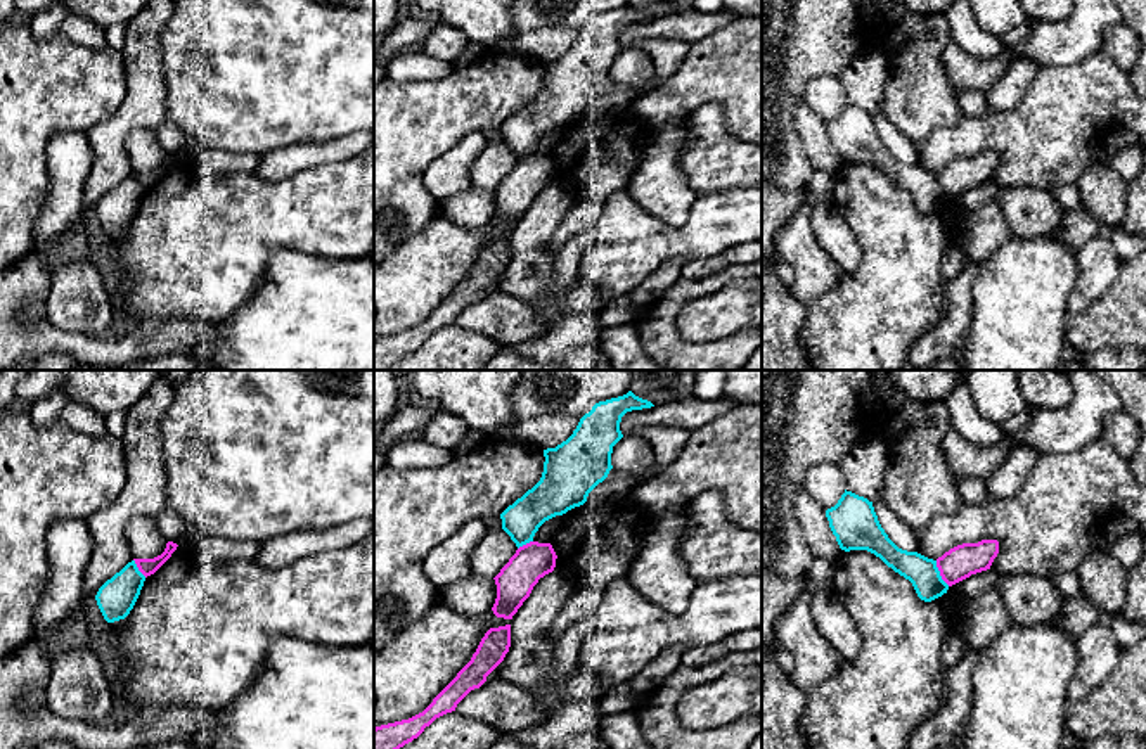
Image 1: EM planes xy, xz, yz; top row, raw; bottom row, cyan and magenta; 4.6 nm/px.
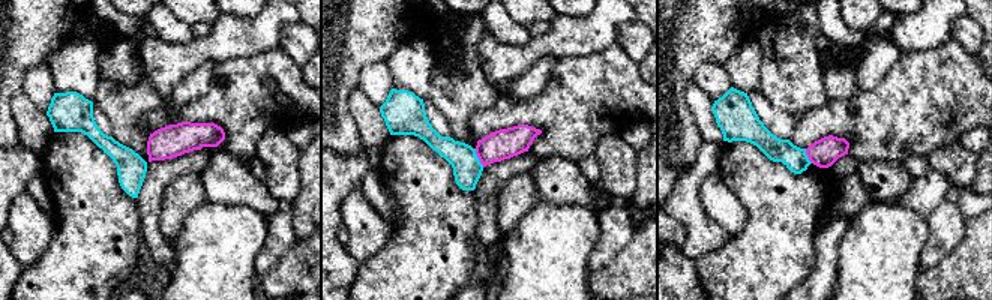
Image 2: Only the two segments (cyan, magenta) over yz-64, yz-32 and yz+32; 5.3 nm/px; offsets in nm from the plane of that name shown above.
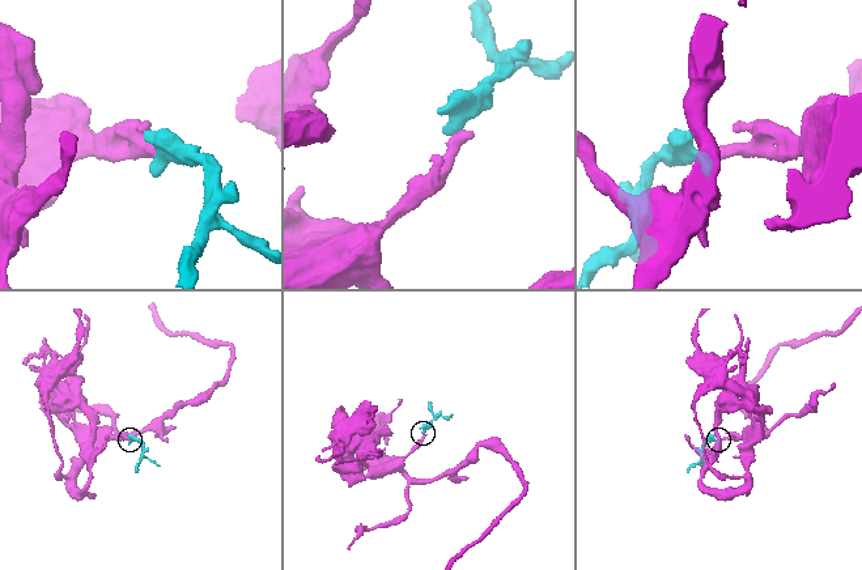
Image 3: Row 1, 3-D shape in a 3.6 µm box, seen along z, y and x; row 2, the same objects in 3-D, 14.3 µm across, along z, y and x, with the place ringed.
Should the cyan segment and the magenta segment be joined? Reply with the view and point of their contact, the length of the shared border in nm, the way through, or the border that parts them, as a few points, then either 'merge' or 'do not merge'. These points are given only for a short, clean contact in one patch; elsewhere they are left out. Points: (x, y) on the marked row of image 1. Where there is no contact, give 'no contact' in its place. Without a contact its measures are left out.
yz (939, 573) | 140 nm | along yz (935, 561), (940, 576), (949, 585) | do not merge

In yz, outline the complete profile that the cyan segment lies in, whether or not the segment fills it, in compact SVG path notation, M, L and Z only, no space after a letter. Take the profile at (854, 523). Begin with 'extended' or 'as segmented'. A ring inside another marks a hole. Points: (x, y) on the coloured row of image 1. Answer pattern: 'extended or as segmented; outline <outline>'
as segmented; outline M852 491L841 495L838 503L826 510L829 528L841 550L867 550L888 567L909 579L924 602L947 593L937 560L917 552L898 548L881 528L872 502Z

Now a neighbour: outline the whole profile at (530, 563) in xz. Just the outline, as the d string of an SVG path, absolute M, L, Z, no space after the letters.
M530 541L519 547L493 578L497 585L493 614L512 619L538 579L554 571L556 559L557 555L550 543Z

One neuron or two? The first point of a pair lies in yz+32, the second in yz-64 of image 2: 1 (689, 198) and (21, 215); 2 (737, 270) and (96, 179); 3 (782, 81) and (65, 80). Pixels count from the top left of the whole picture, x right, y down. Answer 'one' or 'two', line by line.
1: one
2: one
3: two

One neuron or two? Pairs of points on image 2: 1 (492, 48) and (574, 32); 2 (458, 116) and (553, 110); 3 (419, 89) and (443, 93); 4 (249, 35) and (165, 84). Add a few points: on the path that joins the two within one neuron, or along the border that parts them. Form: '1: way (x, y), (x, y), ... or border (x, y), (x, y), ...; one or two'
1: way (512, 53), (530, 53), (536, 47), (554, 42); one
2: border (499, 96), (470, 117), (474, 141); two
3: border (435, 56), (428, 98); two
4: way (228, 39), (216, 47), (194, 53), (183, 63); one

